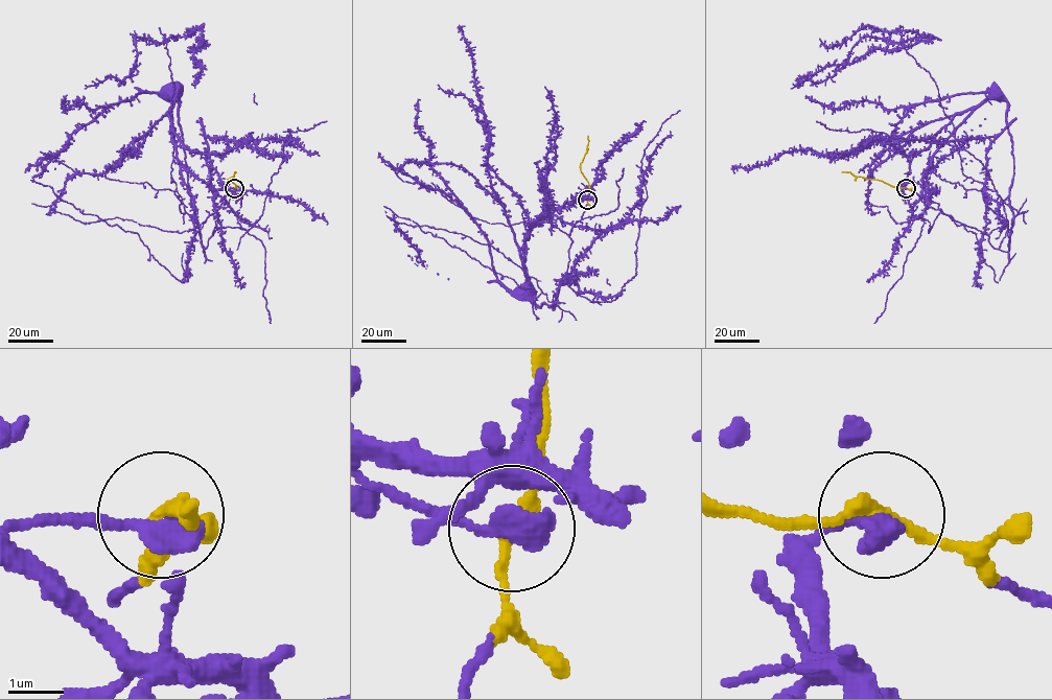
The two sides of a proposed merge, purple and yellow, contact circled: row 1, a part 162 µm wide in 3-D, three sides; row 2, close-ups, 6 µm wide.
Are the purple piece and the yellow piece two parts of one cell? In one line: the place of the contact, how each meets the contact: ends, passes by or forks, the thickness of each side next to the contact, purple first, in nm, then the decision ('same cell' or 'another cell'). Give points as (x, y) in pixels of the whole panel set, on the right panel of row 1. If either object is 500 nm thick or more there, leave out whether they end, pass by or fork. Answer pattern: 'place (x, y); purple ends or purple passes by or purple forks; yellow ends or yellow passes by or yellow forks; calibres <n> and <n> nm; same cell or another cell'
place (906, 188); calibres 550 and 200 nm; same cell

